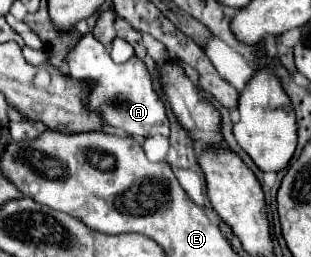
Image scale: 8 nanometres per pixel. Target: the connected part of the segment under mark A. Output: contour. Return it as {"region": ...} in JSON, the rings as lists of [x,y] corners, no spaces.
{"region":[[[87,33],[69,51],[67,63],[71,77],[95,81],[89,107],[103,113],[103,119],[107,119],[109,125],[121,127],[123,131],[127,131],[127,135],[143,135],[143,137],[151,137],[157,133],[169,135],[169,119],[165,113],[165,105],[153,91],[147,67],[137,57],[131,57],[127,63],[117,65],[111,59],[109,49],[101,45],[91,33]]]}

